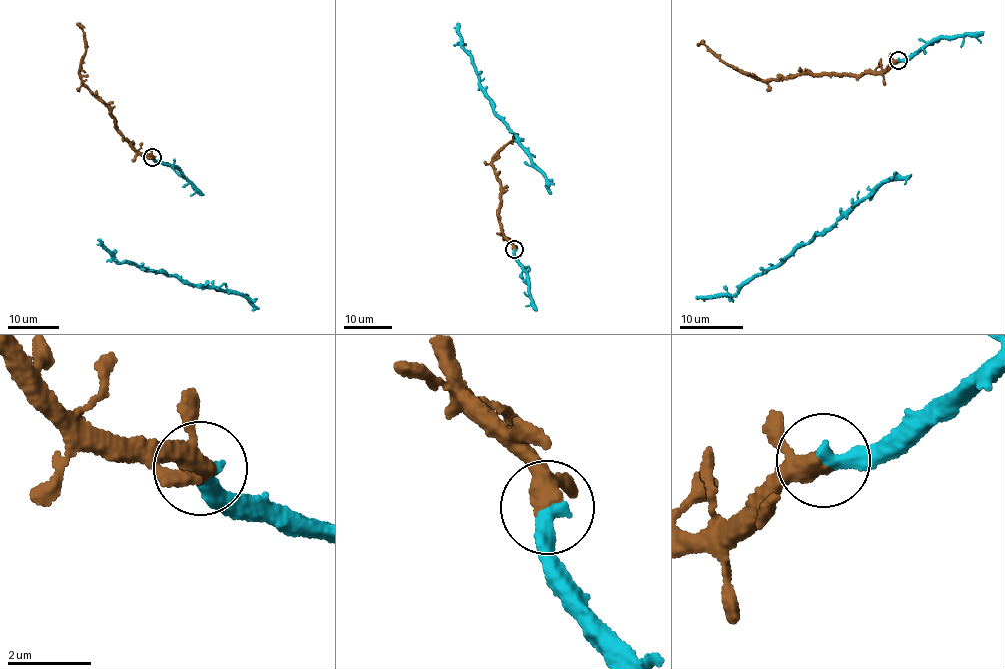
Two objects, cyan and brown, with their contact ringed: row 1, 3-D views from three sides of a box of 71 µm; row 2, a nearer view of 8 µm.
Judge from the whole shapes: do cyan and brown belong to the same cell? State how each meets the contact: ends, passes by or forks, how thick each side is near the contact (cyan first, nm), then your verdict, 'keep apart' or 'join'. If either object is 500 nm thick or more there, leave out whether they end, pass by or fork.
cyan ends | brown passes by | 380/400 nm | join

